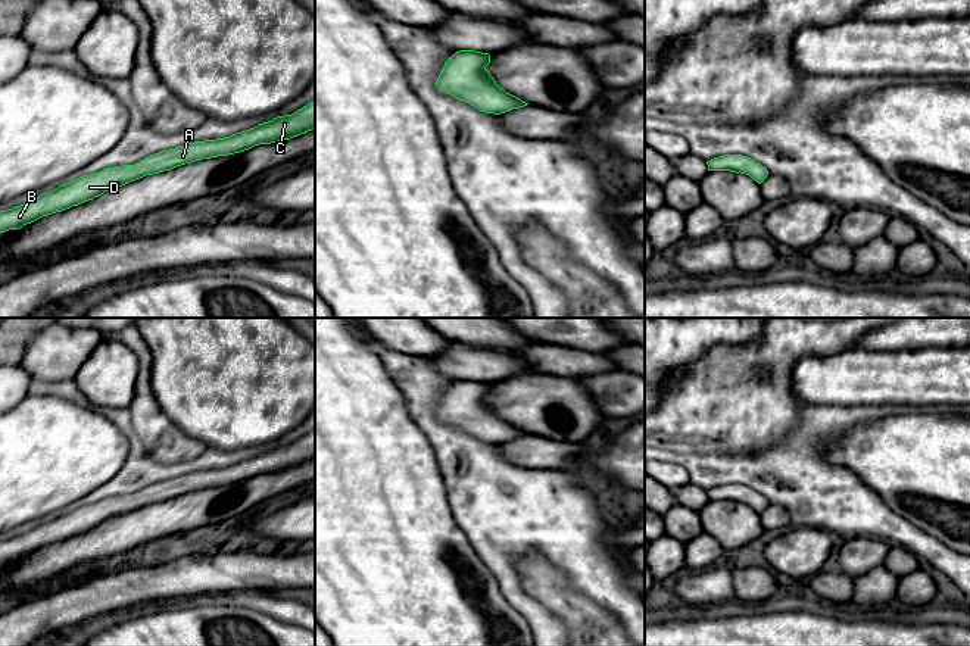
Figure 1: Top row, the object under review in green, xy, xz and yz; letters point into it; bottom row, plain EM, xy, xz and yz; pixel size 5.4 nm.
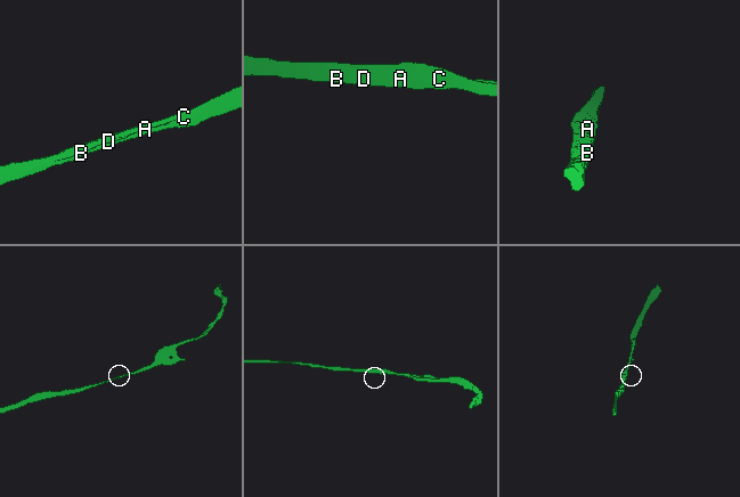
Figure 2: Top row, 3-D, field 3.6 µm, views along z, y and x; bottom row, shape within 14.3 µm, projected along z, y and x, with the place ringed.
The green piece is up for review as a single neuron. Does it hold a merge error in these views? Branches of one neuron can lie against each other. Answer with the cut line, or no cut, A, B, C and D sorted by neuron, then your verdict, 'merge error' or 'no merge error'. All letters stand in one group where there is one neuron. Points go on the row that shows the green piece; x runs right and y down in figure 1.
no cut; A B C D; no merge error

